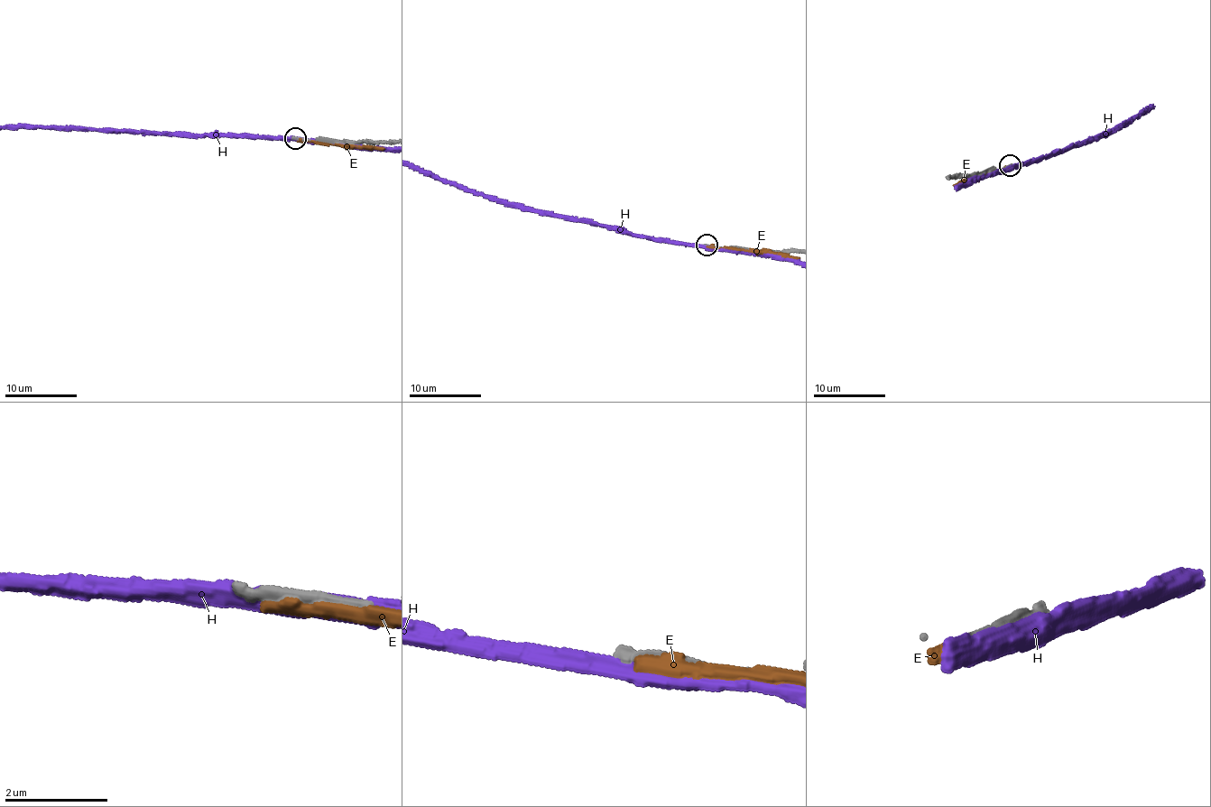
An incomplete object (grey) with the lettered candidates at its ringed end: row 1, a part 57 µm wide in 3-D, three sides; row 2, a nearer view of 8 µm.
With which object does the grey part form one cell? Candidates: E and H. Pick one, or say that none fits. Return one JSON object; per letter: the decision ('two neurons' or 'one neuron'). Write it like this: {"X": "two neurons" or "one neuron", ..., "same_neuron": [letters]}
{"E": "two neurons", "H": "two neurons", "same_neuron": []}

